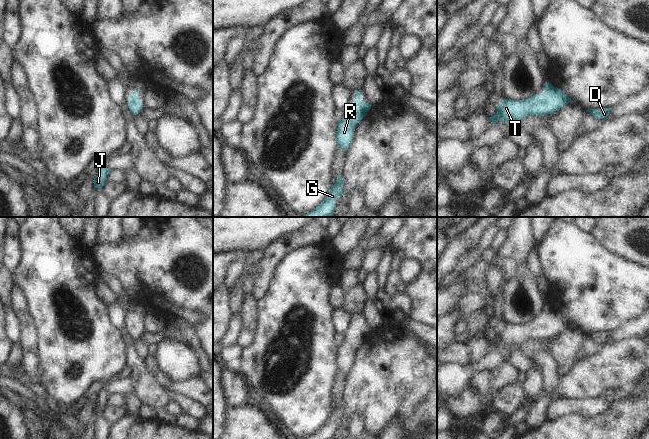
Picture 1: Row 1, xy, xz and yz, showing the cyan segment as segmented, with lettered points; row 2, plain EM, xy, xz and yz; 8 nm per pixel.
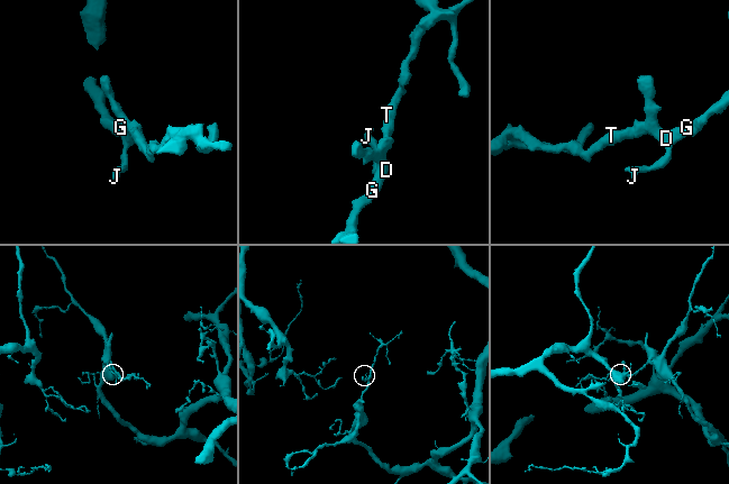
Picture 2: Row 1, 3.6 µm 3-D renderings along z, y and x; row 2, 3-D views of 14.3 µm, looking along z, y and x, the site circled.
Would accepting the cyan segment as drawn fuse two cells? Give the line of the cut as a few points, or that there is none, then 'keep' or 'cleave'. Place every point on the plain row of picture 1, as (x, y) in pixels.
cut none; keep

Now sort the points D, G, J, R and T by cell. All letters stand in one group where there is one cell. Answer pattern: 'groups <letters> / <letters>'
groups D G J R T

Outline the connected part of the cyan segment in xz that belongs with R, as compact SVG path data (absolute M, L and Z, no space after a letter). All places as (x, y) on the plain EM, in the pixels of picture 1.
M357 314L355 318L357 322L344 332L344 341L337 351L337 369L345 375L351 368L356 349L367 339L371 332L369 327L362 324L362 314Z

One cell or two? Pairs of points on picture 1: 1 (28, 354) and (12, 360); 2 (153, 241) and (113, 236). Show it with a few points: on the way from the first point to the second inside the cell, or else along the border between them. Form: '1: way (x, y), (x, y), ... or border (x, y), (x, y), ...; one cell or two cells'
1: border (18, 342), (21, 348), (21, 363); two cells
2: border (123, 236), (118, 242), (113, 244), (99, 243); two cells

